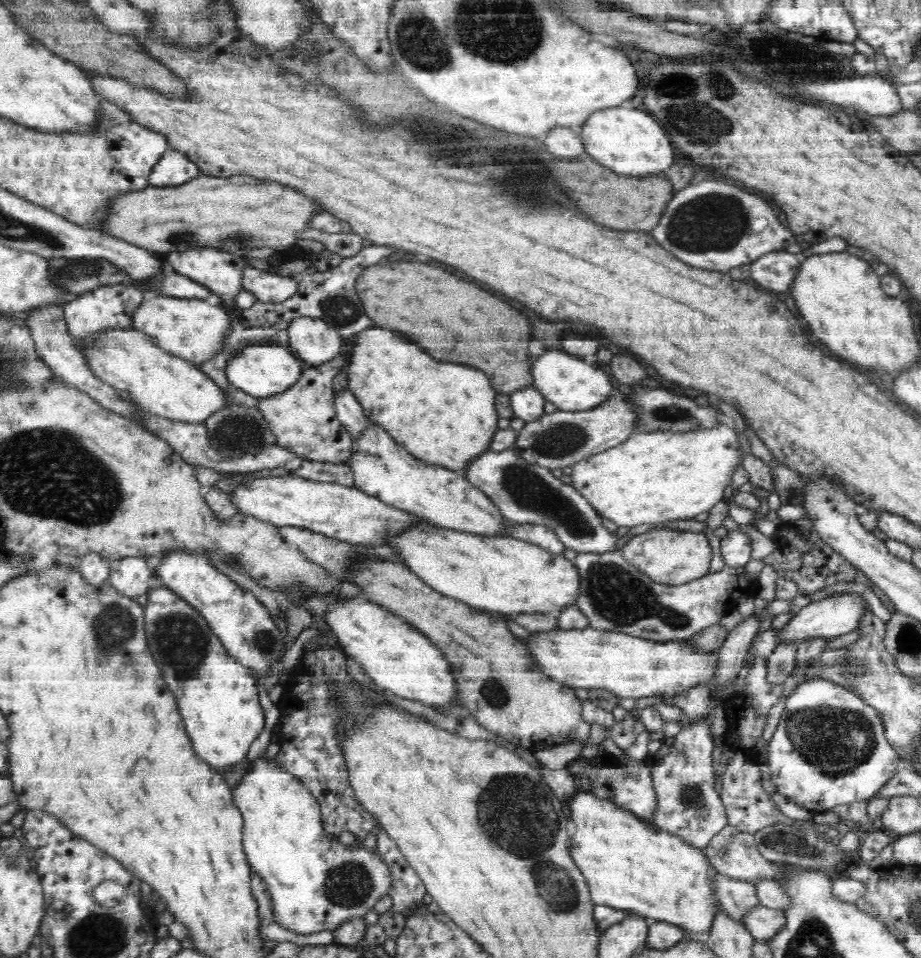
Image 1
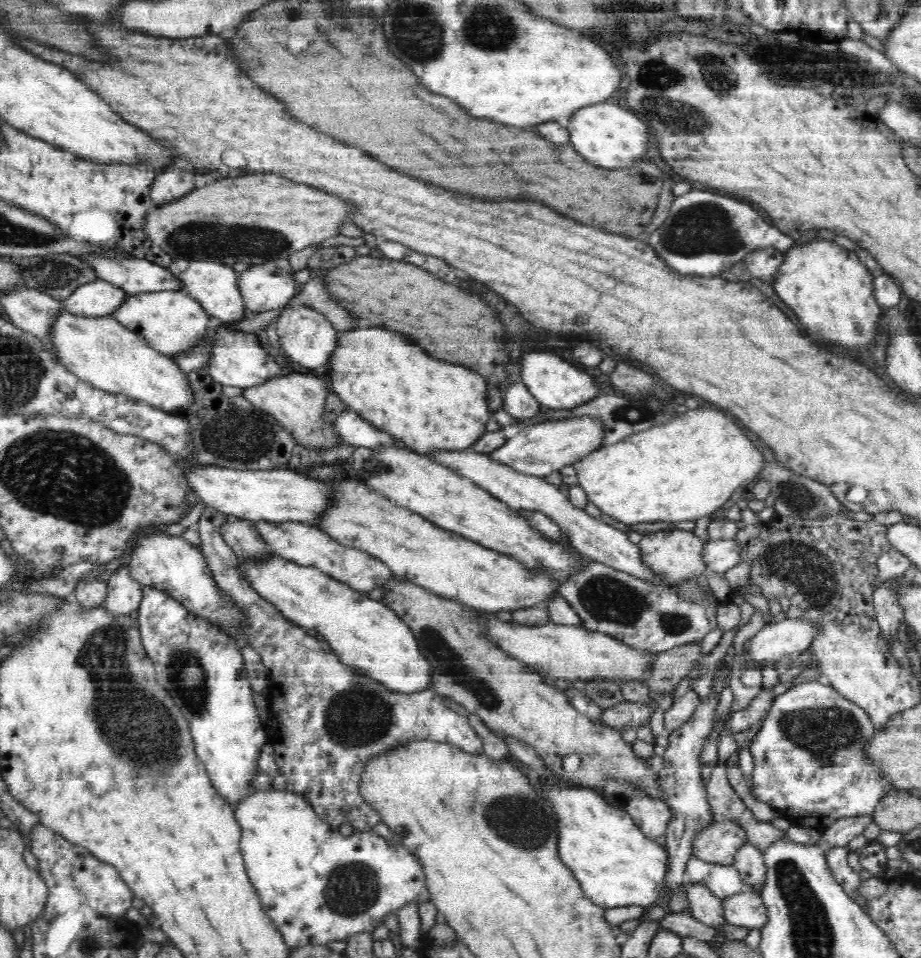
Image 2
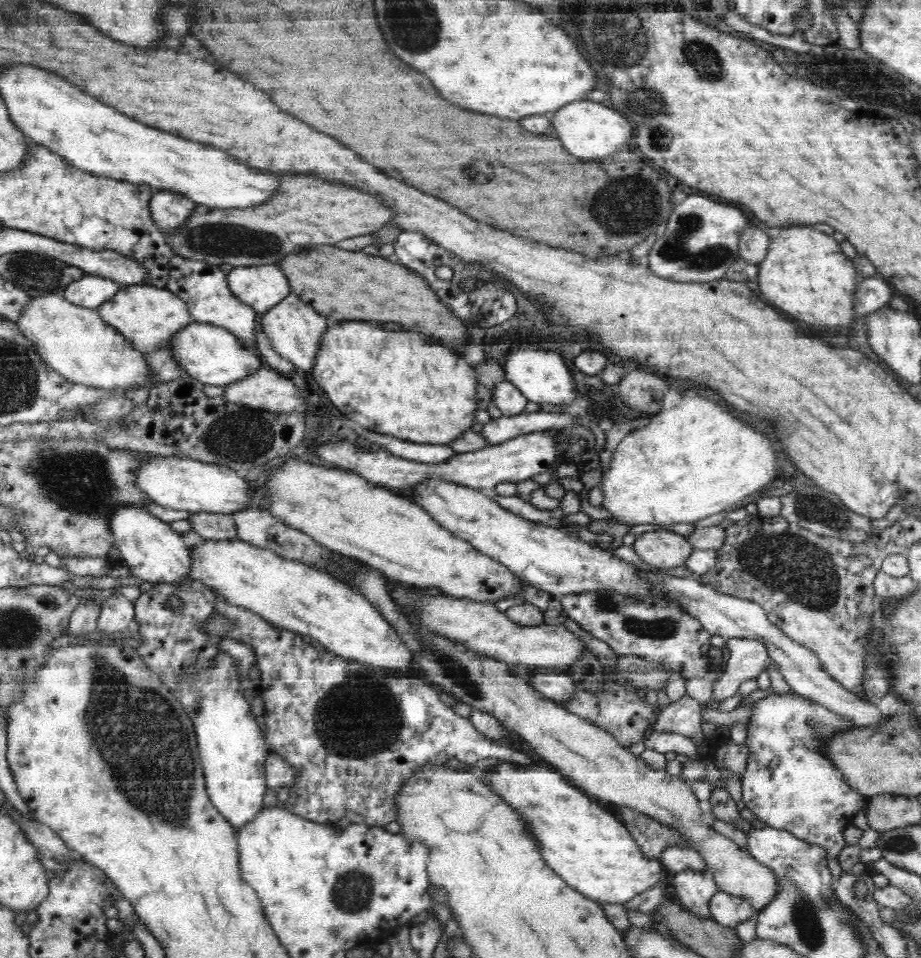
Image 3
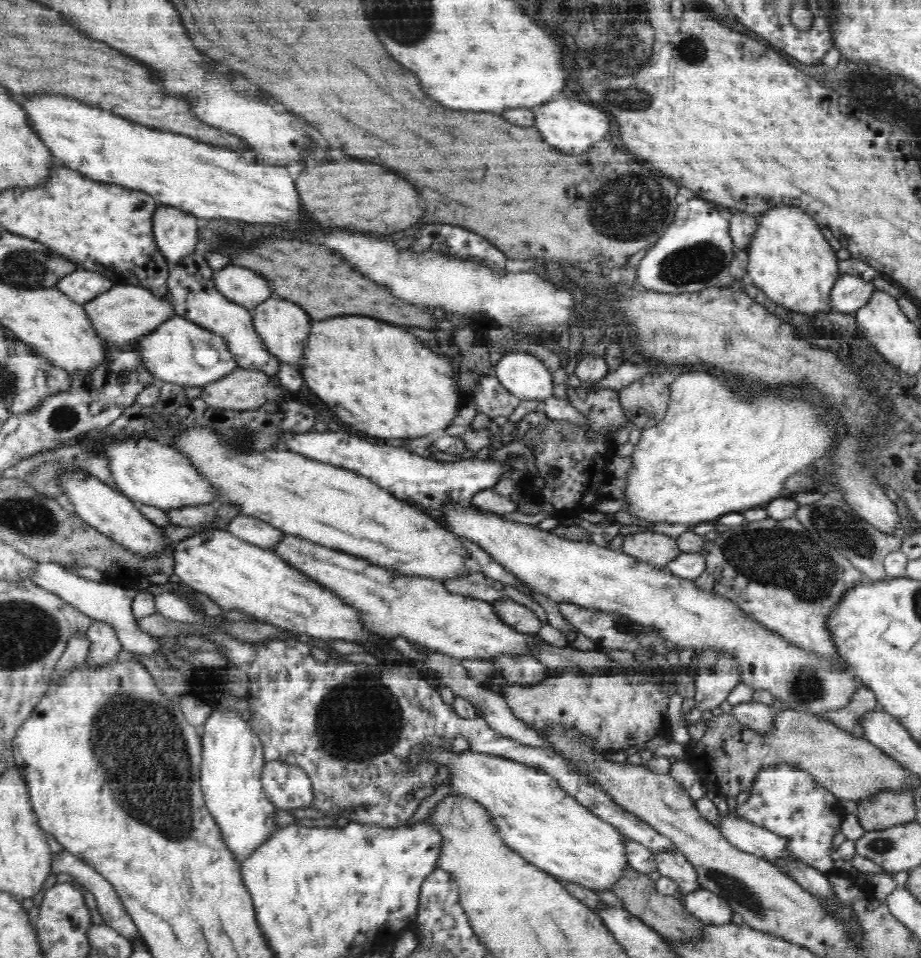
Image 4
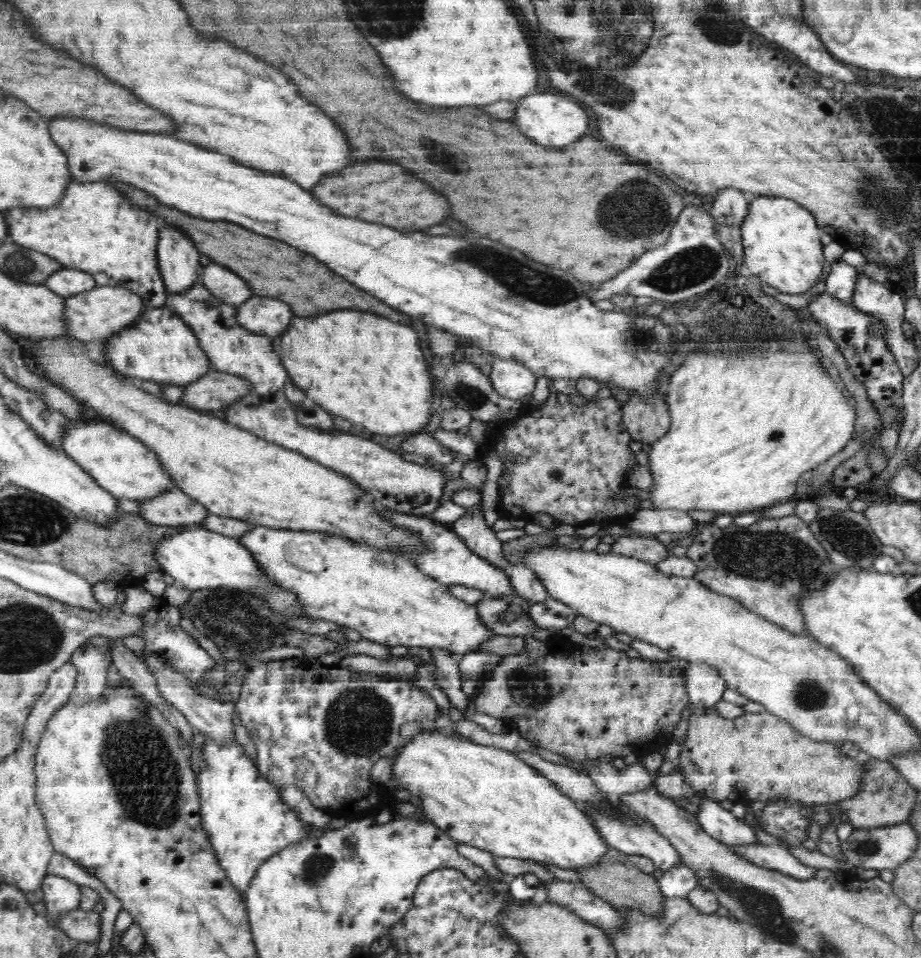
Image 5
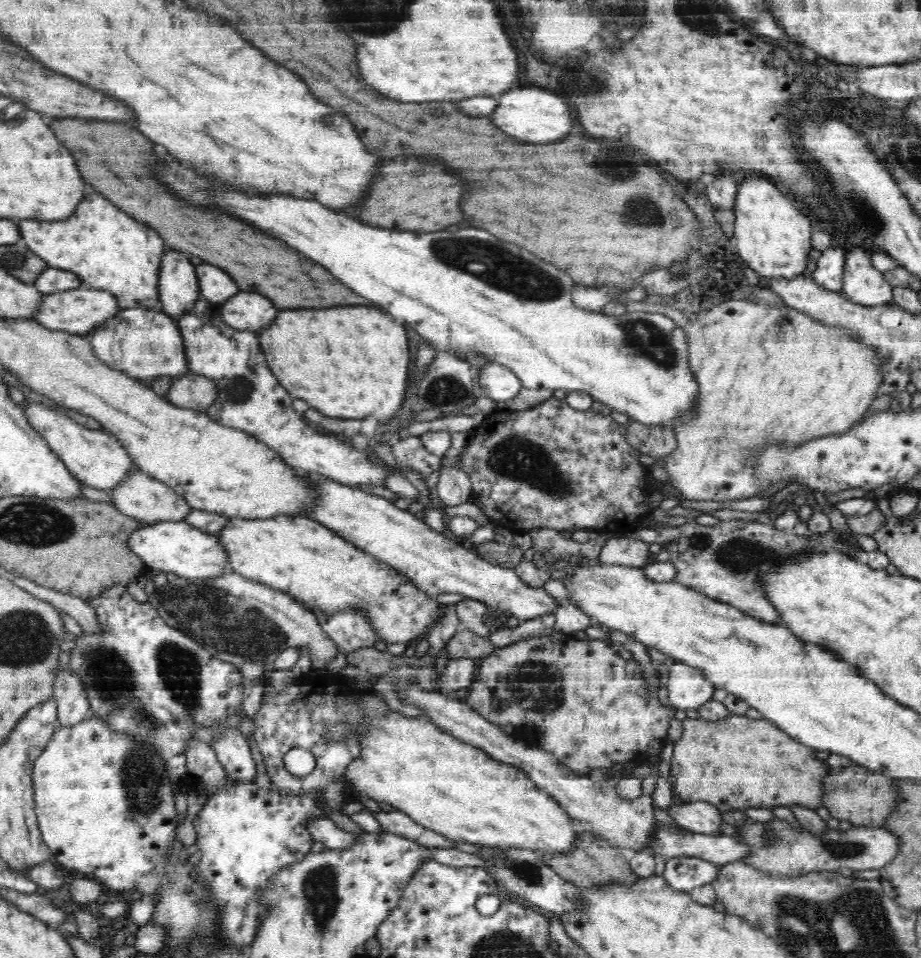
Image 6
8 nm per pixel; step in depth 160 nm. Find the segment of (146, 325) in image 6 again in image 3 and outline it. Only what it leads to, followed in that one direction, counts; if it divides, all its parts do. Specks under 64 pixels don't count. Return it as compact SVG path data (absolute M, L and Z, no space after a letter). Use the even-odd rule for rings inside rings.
M194 321L175 336L174 342L168 349L175 356L183 374L212 386L226 387L227 384L238 383L239 380L246 379L258 371L260 367L268 365L259 353L244 348L238 336L210 323Z

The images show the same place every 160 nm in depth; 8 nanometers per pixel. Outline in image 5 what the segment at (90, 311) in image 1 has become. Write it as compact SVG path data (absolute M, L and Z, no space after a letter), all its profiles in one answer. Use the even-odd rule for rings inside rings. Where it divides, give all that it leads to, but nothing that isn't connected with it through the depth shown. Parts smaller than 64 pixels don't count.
M60 269L50 274L47 279L43 286L66 298L98 287L93 276L76 269Z

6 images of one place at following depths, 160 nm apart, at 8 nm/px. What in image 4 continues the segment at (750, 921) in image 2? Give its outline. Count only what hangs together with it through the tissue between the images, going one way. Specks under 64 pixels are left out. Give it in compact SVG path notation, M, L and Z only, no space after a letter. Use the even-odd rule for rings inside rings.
M709 890L692 891L691 894L681 896L681 899L685 908L706 925L732 922L733 910L730 905Z

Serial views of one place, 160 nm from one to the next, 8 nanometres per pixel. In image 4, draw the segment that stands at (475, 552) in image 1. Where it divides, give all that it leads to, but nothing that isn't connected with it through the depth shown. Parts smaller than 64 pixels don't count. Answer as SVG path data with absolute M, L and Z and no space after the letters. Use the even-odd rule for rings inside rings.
M190 427L177 432L172 446L187 456L191 463L220 490L218 505L230 504L238 507L239 514L266 522L286 535L294 535L322 546L346 552L365 559L372 565L398 572L402 576L454 578L471 575L466 564L470 562L468 549L456 540L450 530L444 530L430 518L428 512L414 505L405 504L392 493L378 487L369 478L355 471L321 463L286 449L270 449L264 452L244 453L236 451L228 443L222 443L220 435L208 427Z

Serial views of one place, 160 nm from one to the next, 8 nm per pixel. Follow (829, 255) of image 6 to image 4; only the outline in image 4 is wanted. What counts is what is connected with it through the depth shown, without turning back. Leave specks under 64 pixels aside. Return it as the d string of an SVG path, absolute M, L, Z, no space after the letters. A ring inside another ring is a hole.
M847 274L840 275L838 282L831 289L833 310L844 314L854 314L868 302L872 292L876 290L871 282Z

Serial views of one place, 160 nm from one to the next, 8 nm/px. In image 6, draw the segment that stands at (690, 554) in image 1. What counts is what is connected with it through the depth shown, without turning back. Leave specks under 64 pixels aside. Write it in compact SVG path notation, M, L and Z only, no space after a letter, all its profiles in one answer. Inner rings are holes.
M615 535L605 541L599 556L602 565L644 568L651 554L648 543L631 539L630 535L628 537Z

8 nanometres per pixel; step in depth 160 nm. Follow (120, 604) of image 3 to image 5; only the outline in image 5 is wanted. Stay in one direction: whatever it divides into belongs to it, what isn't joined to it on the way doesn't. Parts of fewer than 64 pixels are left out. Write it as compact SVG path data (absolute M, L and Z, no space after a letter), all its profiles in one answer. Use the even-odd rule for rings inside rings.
M90 645L72 653L69 663L76 667L76 684L72 698L78 701L92 701L105 689L107 668L112 660L109 649Z

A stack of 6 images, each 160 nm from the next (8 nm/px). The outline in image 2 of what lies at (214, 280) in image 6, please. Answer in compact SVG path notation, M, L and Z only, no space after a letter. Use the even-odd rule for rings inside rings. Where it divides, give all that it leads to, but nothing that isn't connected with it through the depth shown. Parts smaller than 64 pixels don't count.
M288 259L252 265L239 274L239 291L245 308L254 312L276 310L298 292Z

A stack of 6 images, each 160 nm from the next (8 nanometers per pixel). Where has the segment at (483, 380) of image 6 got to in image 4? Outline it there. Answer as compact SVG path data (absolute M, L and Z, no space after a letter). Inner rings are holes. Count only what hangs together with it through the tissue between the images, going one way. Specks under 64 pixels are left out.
M526 351L506 352L493 368L493 374L506 390L521 400L544 401L544 398L554 396L554 374L550 374L538 358L526 354Z

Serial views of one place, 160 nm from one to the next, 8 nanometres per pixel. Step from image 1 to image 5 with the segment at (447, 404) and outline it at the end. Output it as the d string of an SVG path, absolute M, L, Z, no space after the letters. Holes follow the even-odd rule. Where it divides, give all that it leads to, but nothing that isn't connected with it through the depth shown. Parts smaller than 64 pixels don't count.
M352 310L330 312L316 318L293 318L291 322L287 331L274 340L274 348L279 353L289 381L318 402L326 412L348 416L354 424L362 424L364 430L386 436L416 432L429 421L434 402L434 396L428 396L432 392L432 382L428 378L428 364L424 362L414 330L368 312Z

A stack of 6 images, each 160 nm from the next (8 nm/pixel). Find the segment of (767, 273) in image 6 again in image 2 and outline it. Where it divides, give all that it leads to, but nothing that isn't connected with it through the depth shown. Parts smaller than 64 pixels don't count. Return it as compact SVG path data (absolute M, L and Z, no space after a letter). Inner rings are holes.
M810 240L800 246L794 245L783 255L783 263L771 285L778 298L796 313L810 339L827 347L836 344L844 348L864 348L872 342L872 338L876 338L876 322L882 316L882 306L879 306L874 294L874 276L854 252L844 250L832 240Z

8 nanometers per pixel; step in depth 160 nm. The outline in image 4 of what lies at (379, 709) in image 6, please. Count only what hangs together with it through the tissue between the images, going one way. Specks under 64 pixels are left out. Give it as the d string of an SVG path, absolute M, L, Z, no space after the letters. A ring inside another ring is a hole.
M450 747L436 748L431 752L431 764L448 766L452 777L452 792L456 792L458 796L472 796L472 800L480 800L480 804L484 804L483 807L492 812L491 820L496 820L495 827L500 828L499 835L503 837L504 844L542 871L596 892L611 891L623 878L623 872L631 867L625 852L625 837L619 830L564 792L560 782L550 774L515 760L470 751L470 748L460 753L454 753Z

